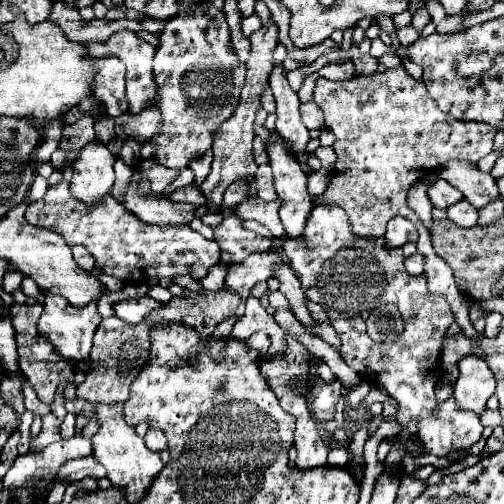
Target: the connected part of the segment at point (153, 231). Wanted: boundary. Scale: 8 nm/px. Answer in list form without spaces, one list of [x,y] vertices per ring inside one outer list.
[[[65,179],[49,187],[43,199],[29,203],[25,217],[35,227],[45,227],[53,233],[61,233],[71,247],[87,247],[103,273],[127,283],[143,283],[151,277],[175,275],[191,275],[199,281],[209,273],[213,265],[221,261],[221,249],[217,241],[205,239],[189,225],[161,227],[145,223],[111,195],[105,197],[105,201],[97,205],[97,209],[89,209],[89,205],[81,205],[81,201],[77,201],[69,193],[69,183]]]

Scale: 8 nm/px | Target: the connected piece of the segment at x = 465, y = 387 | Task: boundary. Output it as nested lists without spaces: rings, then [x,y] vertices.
[[[467,355],[457,365],[461,375],[455,383],[455,399],[461,409],[469,409],[481,415],[485,411],[487,399],[495,393],[493,371],[485,359],[477,355]]]

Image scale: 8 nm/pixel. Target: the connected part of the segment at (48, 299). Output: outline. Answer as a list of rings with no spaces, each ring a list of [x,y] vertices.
[[[45,293],[45,301],[43,301],[43,315],[37,323],[39,333],[55,347],[55,351],[63,357],[71,357],[77,361],[83,361],[89,357],[91,345],[93,345],[93,335],[97,329],[85,329],[89,325],[97,325],[101,323],[101,315],[97,311],[97,303],[91,301],[87,307],[83,309],[75,309],[69,305],[69,301],[65,301],[65,297],[61,295],[53,295],[53,293]]]

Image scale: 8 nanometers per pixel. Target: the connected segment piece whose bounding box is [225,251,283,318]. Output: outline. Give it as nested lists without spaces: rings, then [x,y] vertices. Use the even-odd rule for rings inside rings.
[[[269,251],[269,253],[253,253],[245,261],[231,265],[225,285],[227,285],[227,289],[233,289],[241,295],[241,303],[236,309],[237,317],[241,318],[244,315],[245,303],[251,287],[255,283],[261,283],[261,281],[267,281],[269,277],[273,277],[275,269],[281,263],[283,263],[281,253]]]

